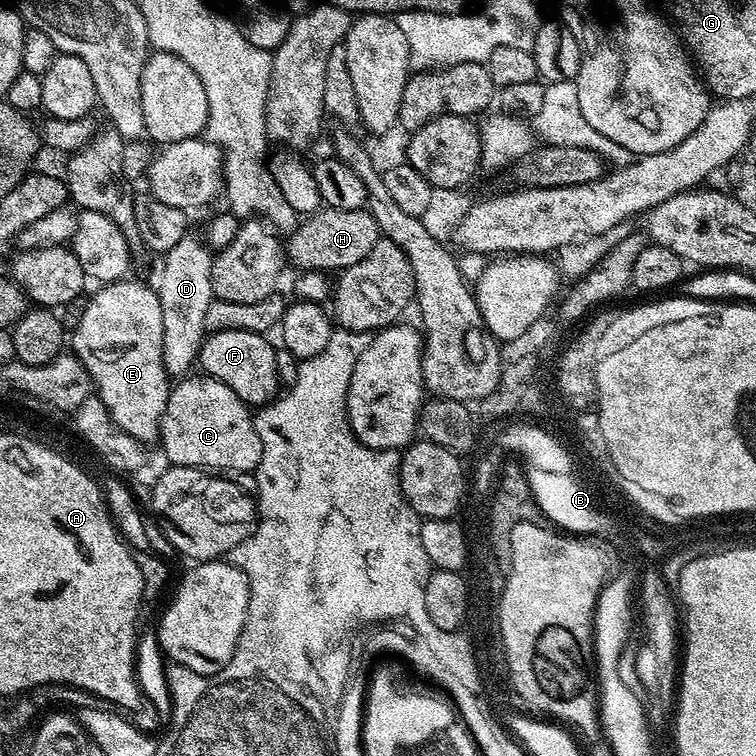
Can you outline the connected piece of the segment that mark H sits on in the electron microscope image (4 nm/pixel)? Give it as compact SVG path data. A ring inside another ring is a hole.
M325 207L301 221L287 238L289 240L284 244L285 257L296 269L341 272L356 265L373 249L380 239L380 231L367 209L348 211Z

